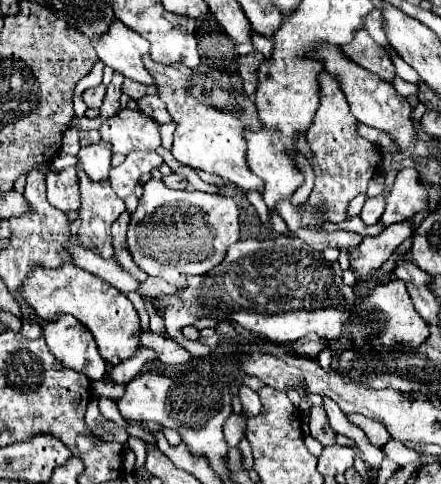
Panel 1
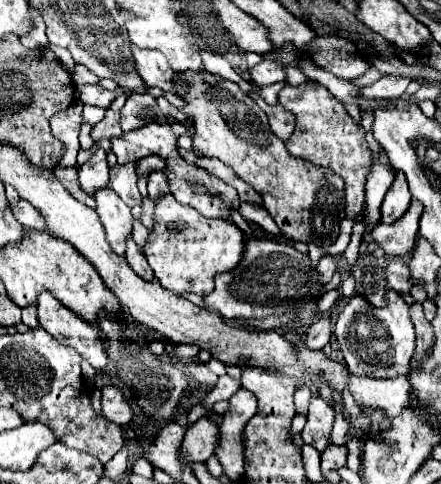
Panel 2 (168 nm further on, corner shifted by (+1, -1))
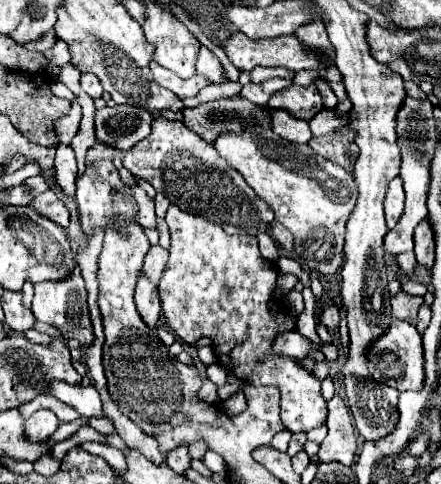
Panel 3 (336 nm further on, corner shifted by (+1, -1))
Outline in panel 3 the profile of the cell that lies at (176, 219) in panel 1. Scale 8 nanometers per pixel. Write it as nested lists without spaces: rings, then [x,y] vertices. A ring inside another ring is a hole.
[[[170,205],[166,213],[166,223],[170,227],[172,247],[170,247],[168,269],[164,271],[164,277],[158,287],[158,297],[162,301],[162,311],[164,311],[168,327],[184,343],[190,343],[190,345],[194,345],[196,339],[200,337],[212,339],[212,349],[214,349],[214,355],[218,357],[218,363],[224,365],[230,371],[230,375],[238,377],[240,381],[250,383],[250,385],[268,385],[268,383],[278,385],[280,399],[282,399],[280,419],[286,431],[308,433],[310,429],[320,427],[328,415],[326,401],[320,393],[320,379],[312,371],[304,369],[298,363],[298,359],[272,353],[272,343],[276,335],[284,331],[294,331],[296,327],[294,317],[284,307],[284,299],[280,299],[276,293],[278,265],[272,261],[266,261],[260,255],[256,237],[252,235],[232,237],[224,233],[220,225],[214,225],[204,217],[192,217],[190,213],[184,213],[176,205]]]

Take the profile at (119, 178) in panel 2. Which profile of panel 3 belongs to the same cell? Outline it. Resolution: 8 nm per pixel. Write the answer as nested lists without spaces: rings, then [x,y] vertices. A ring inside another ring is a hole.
[[[132,187],[132,193],[134,193],[134,199],[140,207],[138,211],[138,223],[142,227],[150,227],[150,229],[156,229],[156,213],[154,213],[154,201],[146,195],[146,191],[142,187]]]

